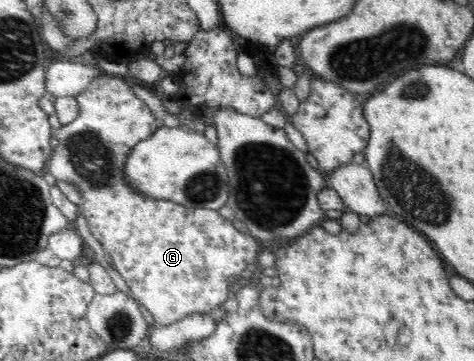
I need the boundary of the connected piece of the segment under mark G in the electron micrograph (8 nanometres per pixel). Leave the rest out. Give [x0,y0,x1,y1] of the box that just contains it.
[46,74,261,326]

